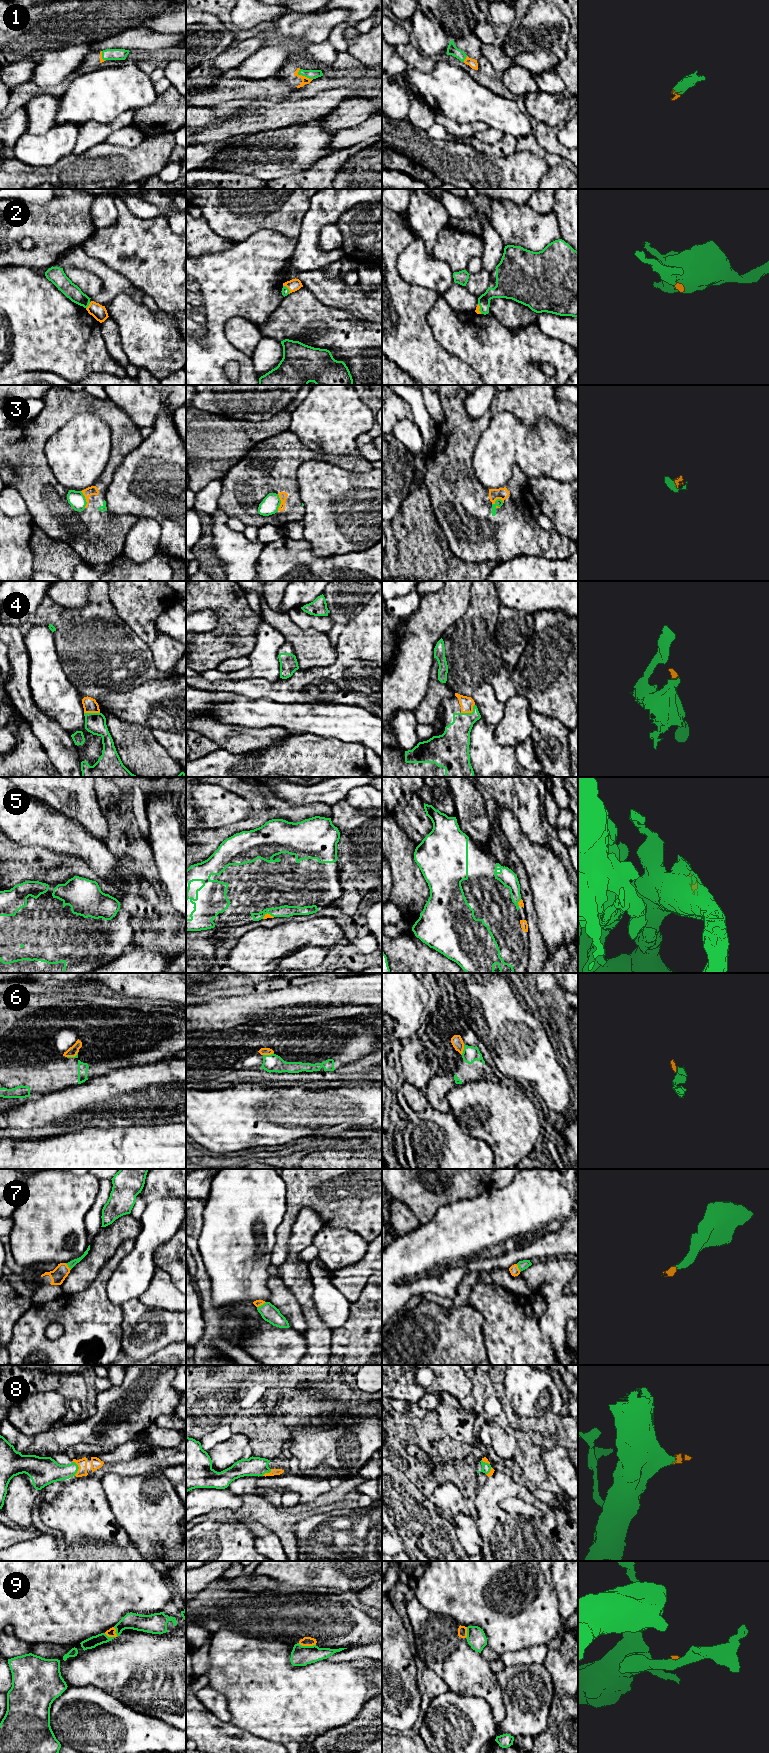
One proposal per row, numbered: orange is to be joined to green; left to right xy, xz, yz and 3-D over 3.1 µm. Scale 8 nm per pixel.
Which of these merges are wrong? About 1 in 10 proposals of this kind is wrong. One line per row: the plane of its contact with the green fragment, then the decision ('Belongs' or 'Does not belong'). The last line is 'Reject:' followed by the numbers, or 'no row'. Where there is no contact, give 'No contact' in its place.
1: Touches green in xz. Belongs
2: Touches green in xz. Belongs
3: Touches green in xy. Belongs
4: Touches green in yz. Belongs
5: Touches green in xz. Belongs
6: Touches green in xz. Belongs
7: Touches green in xz. Belongs
8: Touches green in xy. Belongs
9: Touches green in xy. Does not belong
Reject: 9

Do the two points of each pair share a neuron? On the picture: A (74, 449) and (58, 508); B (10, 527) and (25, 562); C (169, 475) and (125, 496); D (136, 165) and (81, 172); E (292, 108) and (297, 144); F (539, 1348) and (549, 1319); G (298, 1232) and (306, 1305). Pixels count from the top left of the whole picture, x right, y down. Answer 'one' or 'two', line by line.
A: two
B: one
C: one
D: one
E: two
F: two
G: one

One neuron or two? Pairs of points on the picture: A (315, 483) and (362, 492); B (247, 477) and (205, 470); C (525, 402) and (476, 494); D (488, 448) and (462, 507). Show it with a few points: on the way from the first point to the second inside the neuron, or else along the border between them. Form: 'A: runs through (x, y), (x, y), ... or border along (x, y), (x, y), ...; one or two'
A: runs through (327, 491), (350, 492); one
B: border along (243, 457), (221, 478); two
C: runs through (496, 407), (463, 440), (463, 465); one
D: border along (472, 454), (473, 473), (488, 489); two

